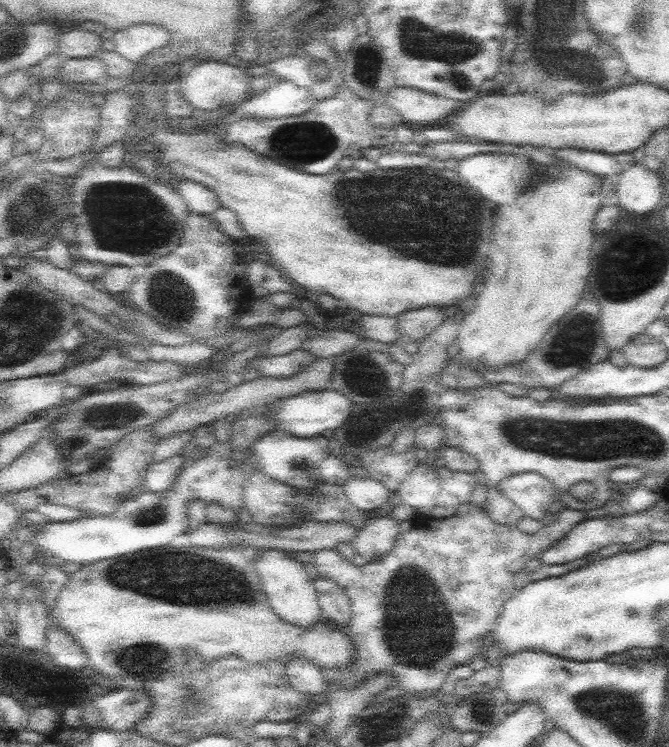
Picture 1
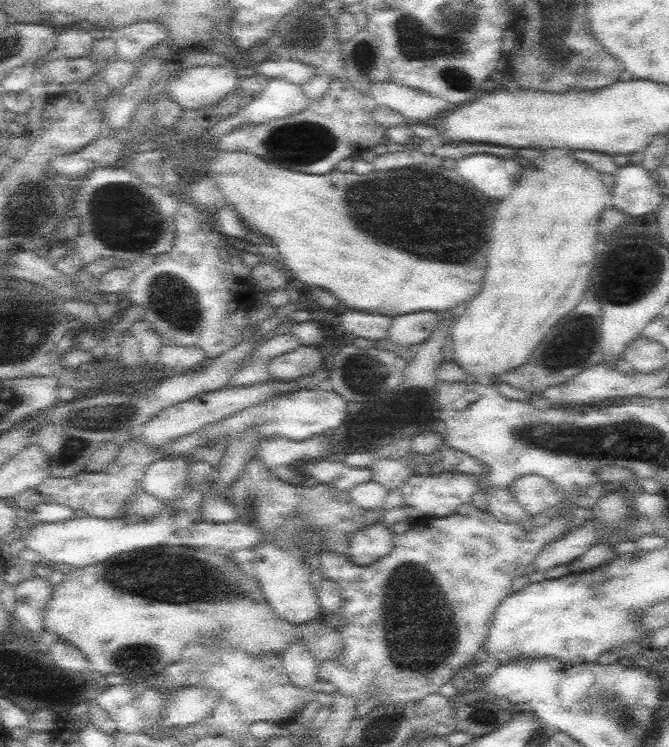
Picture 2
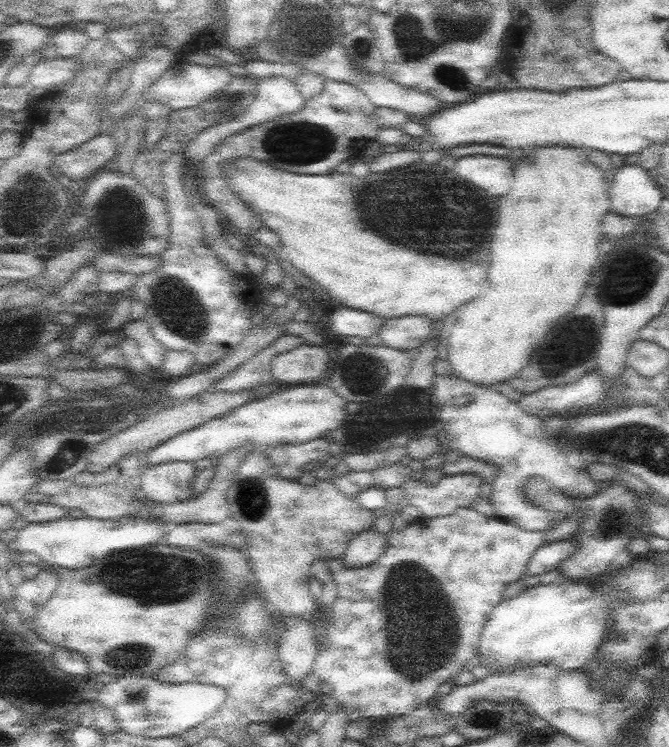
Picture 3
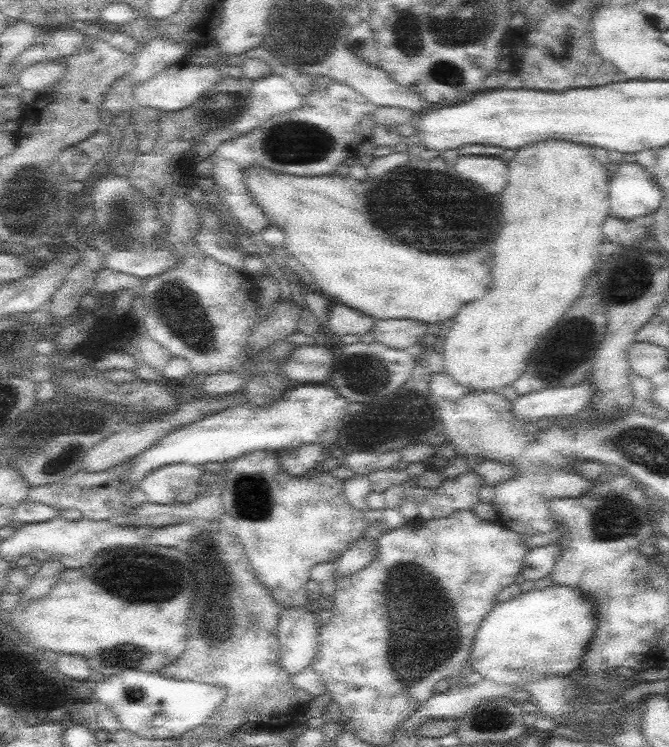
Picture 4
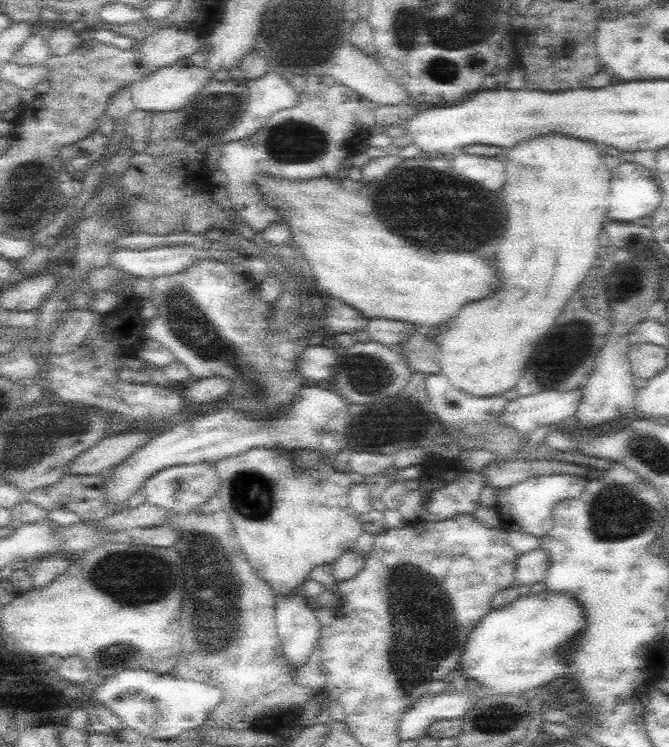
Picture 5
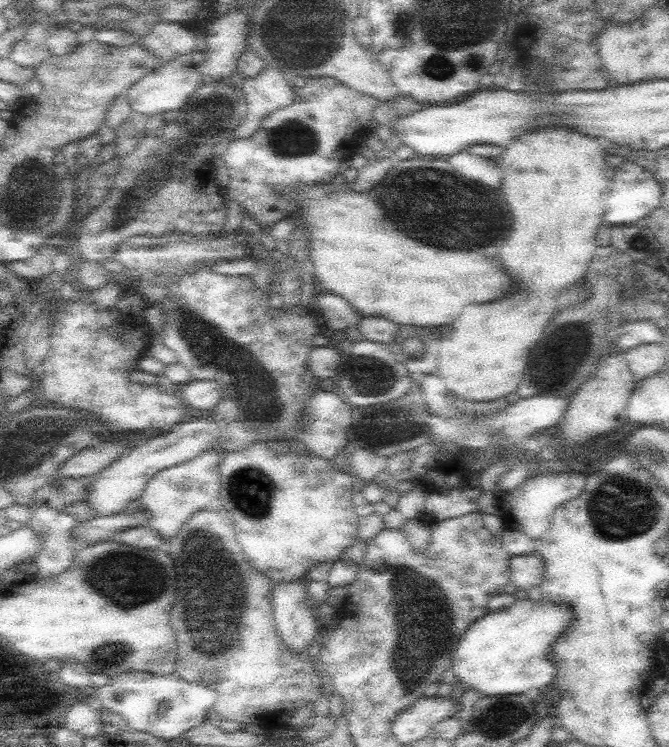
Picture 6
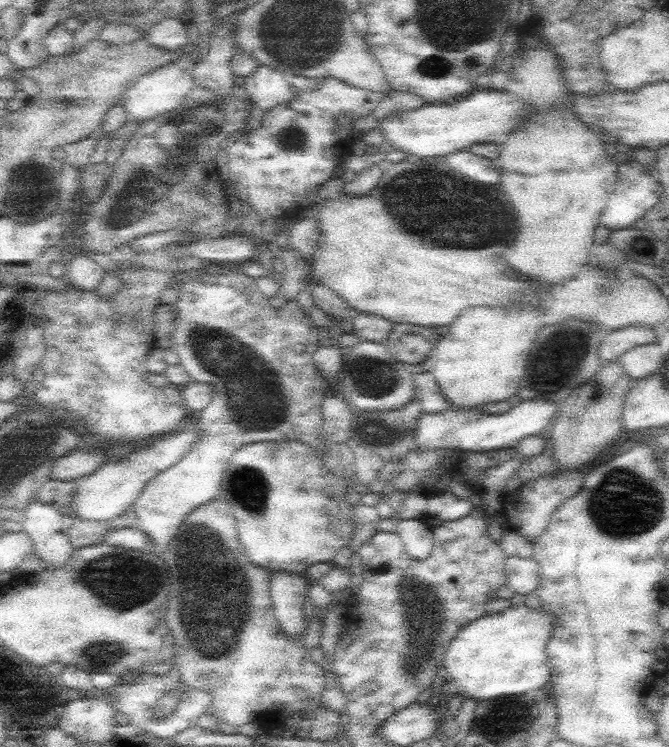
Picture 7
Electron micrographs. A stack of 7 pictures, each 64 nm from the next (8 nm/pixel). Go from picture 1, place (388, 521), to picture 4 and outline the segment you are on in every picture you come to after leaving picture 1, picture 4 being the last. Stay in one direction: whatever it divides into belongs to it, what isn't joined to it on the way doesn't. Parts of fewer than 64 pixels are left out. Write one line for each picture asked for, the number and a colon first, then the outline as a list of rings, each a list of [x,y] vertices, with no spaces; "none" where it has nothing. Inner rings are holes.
2: [[[371,524],[361,532],[355,532],[349,540],[349,560],[355,566],[369,566],[375,560],[387,556],[393,548],[395,532],[383,524]]]
3: [[[365,530],[349,542],[341,560],[345,568],[365,568],[377,562],[383,550],[385,550],[385,536],[379,532]]]
4: [[[361,536],[335,562],[335,570],[337,570],[335,576],[353,576],[353,574],[357,574],[359,570],[363,570],[373,560],[375,552],[377,552],[377,544],[375,542],[367,542]]]

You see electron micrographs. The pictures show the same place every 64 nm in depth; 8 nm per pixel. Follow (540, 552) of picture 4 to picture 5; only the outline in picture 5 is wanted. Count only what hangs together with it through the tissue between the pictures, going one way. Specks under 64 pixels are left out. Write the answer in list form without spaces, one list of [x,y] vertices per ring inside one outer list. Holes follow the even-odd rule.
[[[531,550],[515,560],[515,586],[533,586],[543,582],[549,570],[549,556],[545,550]]]

